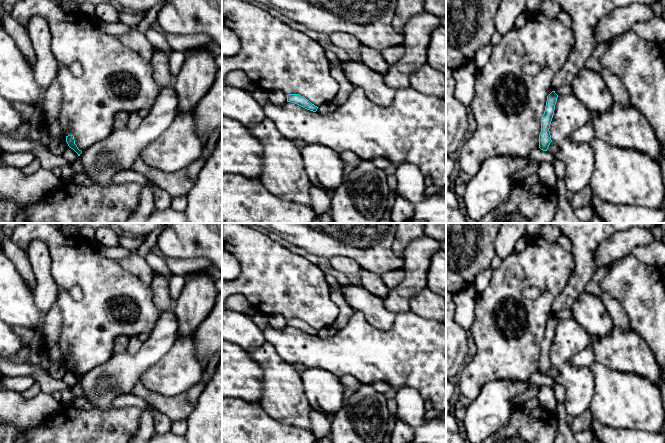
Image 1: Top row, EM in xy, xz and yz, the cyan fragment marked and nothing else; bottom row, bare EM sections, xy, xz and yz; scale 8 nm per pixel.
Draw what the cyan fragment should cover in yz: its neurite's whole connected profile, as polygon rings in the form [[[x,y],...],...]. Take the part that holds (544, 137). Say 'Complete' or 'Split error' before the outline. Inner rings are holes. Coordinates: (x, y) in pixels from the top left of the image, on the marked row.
Complete. [[[552,91],[547,96],[545,111],[541,118],[541,132],[539,134],[539,148],[543,151],[547,151],[550,143],[552,142],[549,129],[550,129],[550,124],[554,115],[557,98],[558,98],[558,95],[555,93],[555,91]]]

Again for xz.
Complete. [[[289,94],[287,95],[287,102],[297,104],[307,110],[316,112],[318,107],[312,104],[309,100],[299,94]]]

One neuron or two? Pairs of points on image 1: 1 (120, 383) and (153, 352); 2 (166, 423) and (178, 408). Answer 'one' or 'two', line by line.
1: one
2: two

